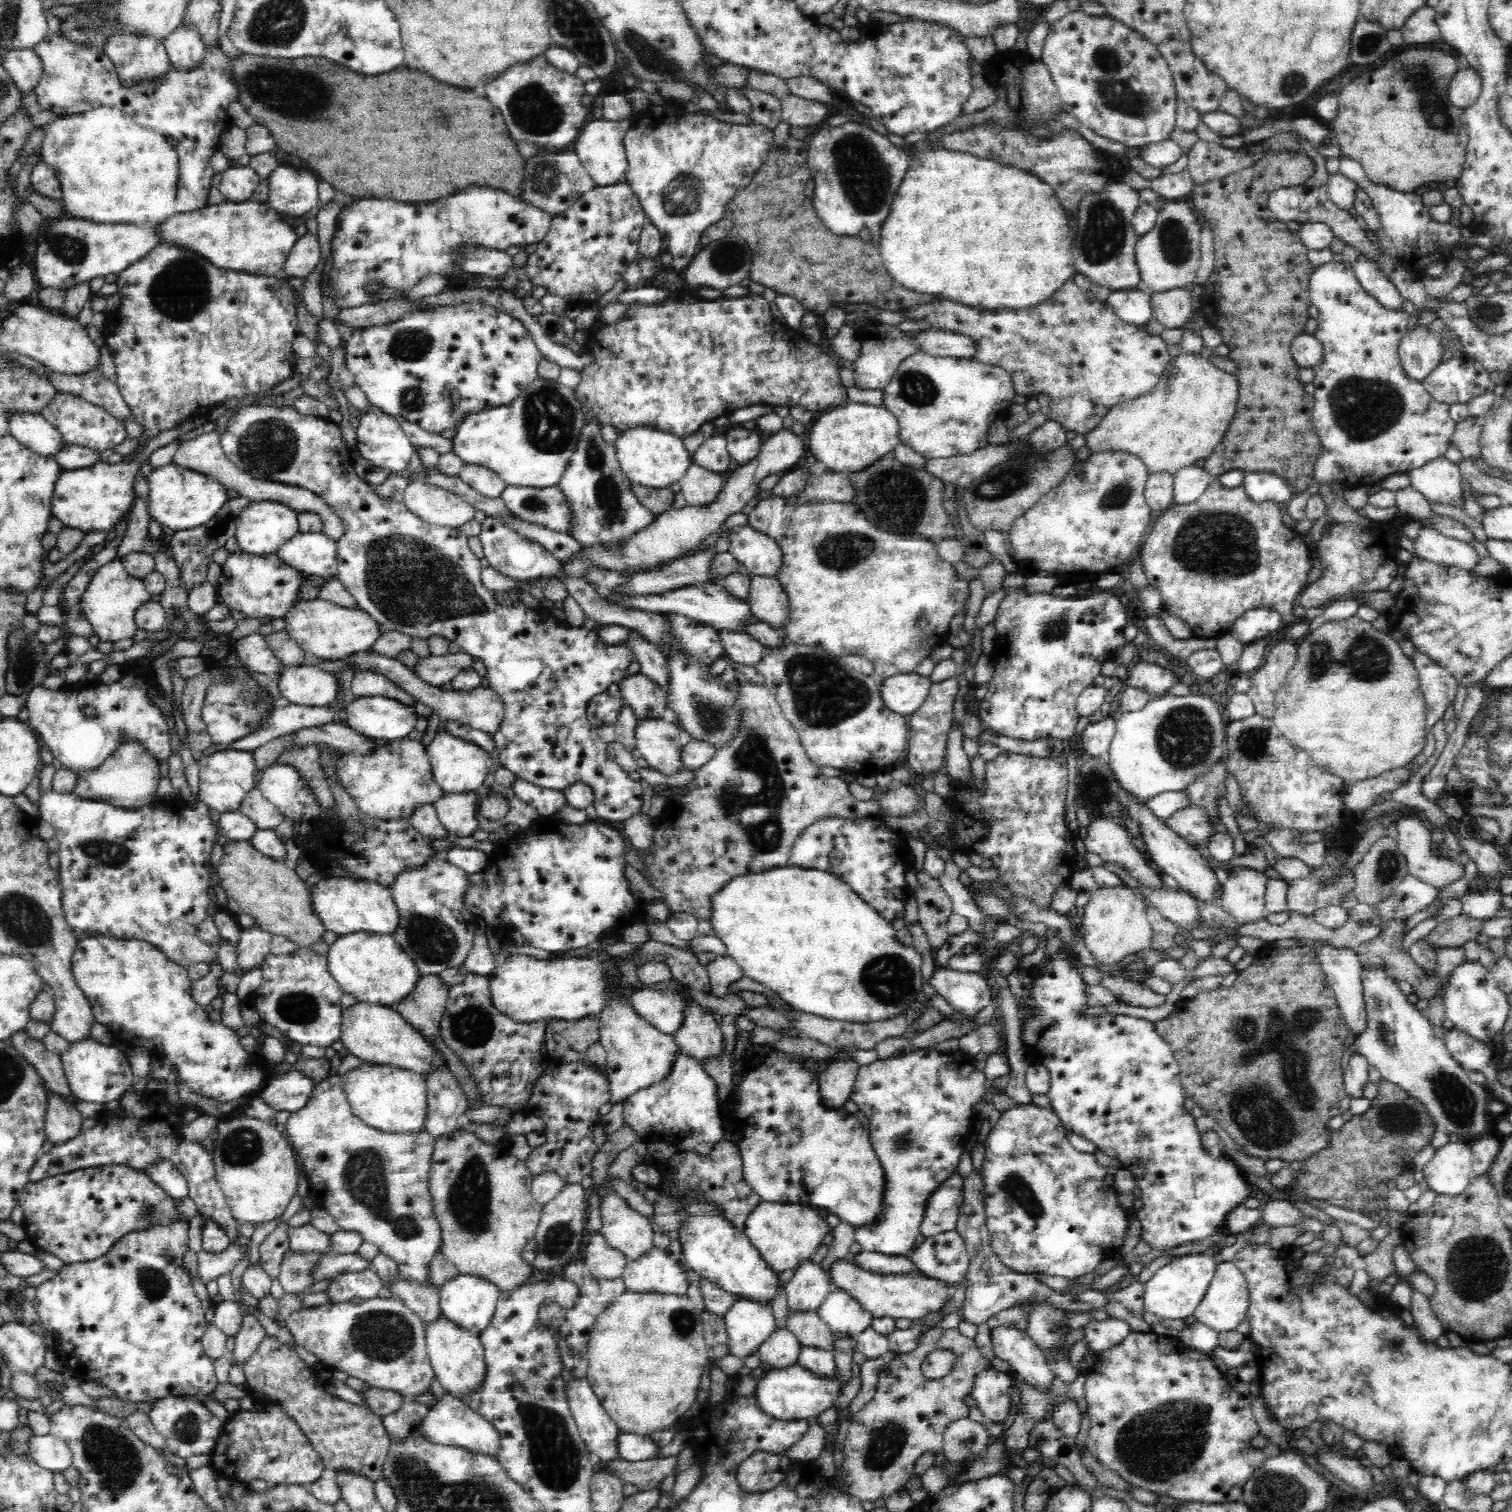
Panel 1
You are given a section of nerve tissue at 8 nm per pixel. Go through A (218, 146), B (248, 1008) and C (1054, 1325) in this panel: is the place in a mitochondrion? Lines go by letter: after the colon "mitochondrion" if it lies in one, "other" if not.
A: other
B: other
C: mitochondrion

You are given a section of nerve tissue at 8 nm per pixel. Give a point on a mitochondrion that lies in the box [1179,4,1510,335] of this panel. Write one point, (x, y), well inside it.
(1445, 122)

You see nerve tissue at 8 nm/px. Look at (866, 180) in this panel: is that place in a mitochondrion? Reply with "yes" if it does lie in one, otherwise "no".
yes

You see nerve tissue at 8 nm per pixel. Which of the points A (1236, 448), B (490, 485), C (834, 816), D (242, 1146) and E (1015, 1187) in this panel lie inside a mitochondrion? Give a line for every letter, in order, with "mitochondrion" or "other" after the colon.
A: mitochondrion
B: other
C: other
D: mitochondrion
E: mitochondrion

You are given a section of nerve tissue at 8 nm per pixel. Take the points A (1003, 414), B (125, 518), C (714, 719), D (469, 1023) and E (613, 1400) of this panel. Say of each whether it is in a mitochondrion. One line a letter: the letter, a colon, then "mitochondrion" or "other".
A: other
B: other
C: mitochondrion
D: mitochondrion
E: other

